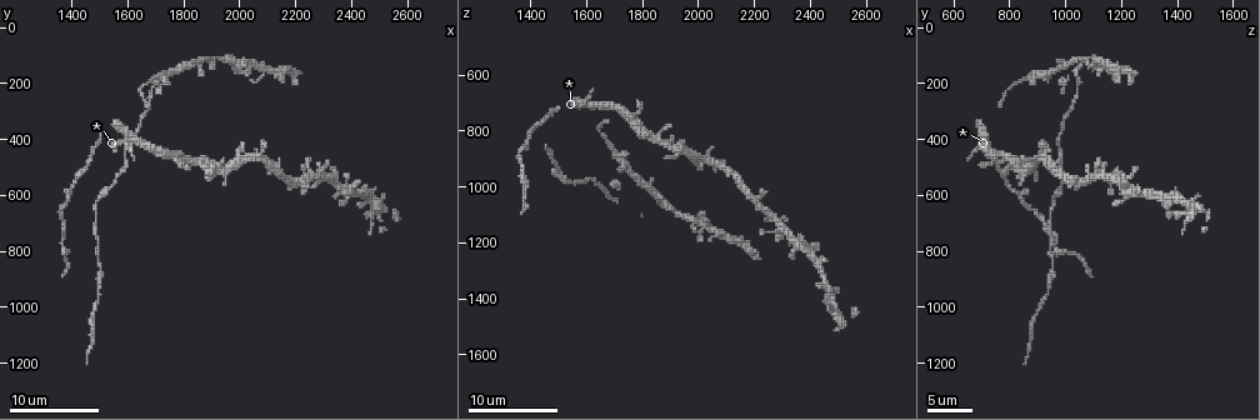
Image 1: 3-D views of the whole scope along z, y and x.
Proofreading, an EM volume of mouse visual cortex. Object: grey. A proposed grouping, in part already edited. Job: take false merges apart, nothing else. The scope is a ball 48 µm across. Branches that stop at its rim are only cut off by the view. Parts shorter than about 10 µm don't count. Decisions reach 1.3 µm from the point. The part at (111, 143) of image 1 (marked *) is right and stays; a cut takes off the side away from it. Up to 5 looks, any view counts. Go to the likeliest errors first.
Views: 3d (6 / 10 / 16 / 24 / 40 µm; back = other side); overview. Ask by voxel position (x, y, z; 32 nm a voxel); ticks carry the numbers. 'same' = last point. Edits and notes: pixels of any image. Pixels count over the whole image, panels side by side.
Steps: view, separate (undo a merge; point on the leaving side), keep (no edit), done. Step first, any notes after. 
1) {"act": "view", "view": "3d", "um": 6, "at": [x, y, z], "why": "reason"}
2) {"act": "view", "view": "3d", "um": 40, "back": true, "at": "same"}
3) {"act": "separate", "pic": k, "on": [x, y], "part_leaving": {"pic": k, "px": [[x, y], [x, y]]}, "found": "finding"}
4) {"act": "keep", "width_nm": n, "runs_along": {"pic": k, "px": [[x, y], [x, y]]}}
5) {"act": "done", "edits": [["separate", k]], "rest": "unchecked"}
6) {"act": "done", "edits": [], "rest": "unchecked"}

{"act": "view", "view": "3d", "um": 10, "at": [1500, 880, 950], "why": "thick turns thin"}

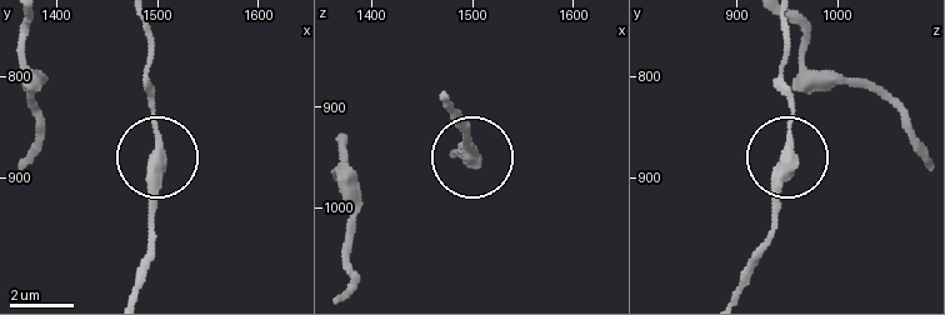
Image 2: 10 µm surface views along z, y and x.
{"act": "keep", "found": "one neuron here"}

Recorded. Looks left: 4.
{"act": "view", "view": "3d", "um": 10, "at": [1920, 490, 850], "why": "a narrow waist"}

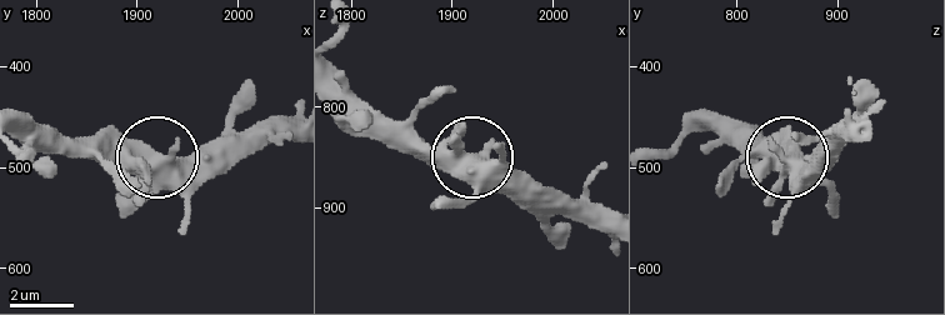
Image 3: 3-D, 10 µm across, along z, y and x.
{"act": "keep", "found": "one neuron here"}

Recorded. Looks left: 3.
{"act": "view", "view": "3d", "um": 6, "at": [2120, 510, 950]}

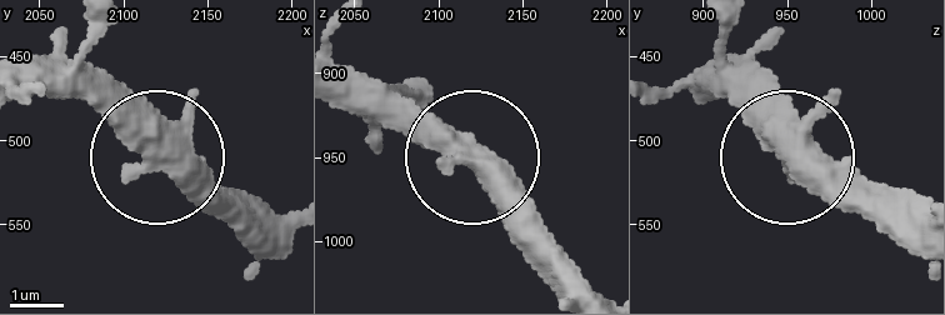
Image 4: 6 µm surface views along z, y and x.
{"act": "view", "view": "3d", "um": 6, "back": true, "at": [2128, 508, 960], "why": "from behind"}

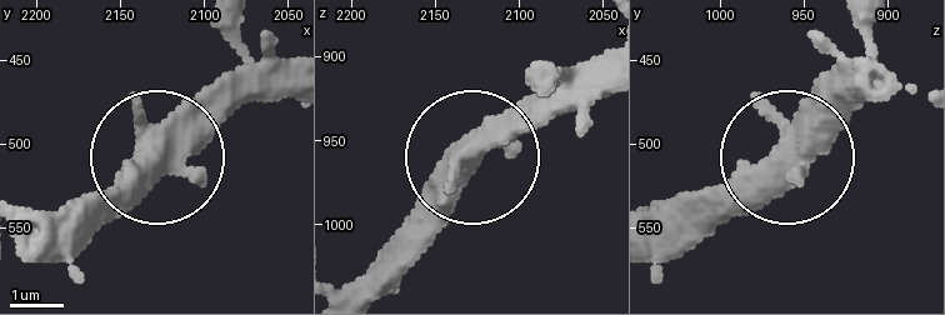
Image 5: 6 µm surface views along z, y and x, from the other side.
{"act": "keep", "arms": 3, "runs_along": {"pic": 5, "px": [[281, 103], [214, 108], [84, 233]]}, "found": "continuous, no second neuron"}

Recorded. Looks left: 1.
{"act": "done", "edits": [], "rest": "unchecked"}

